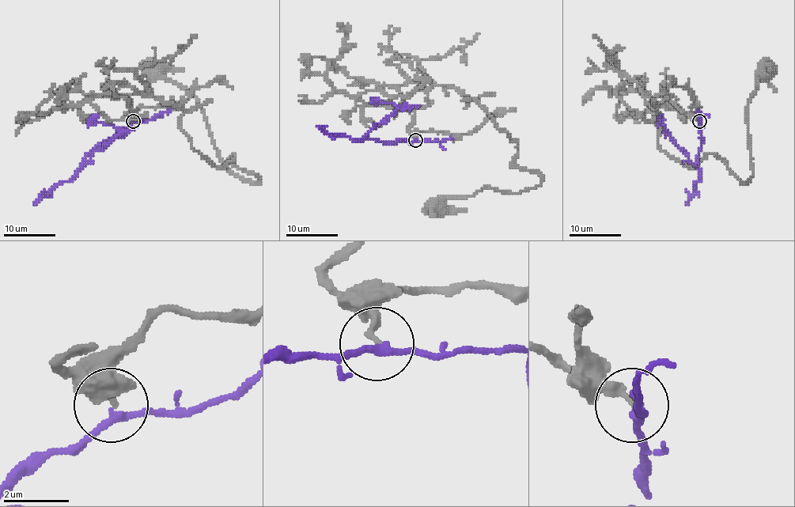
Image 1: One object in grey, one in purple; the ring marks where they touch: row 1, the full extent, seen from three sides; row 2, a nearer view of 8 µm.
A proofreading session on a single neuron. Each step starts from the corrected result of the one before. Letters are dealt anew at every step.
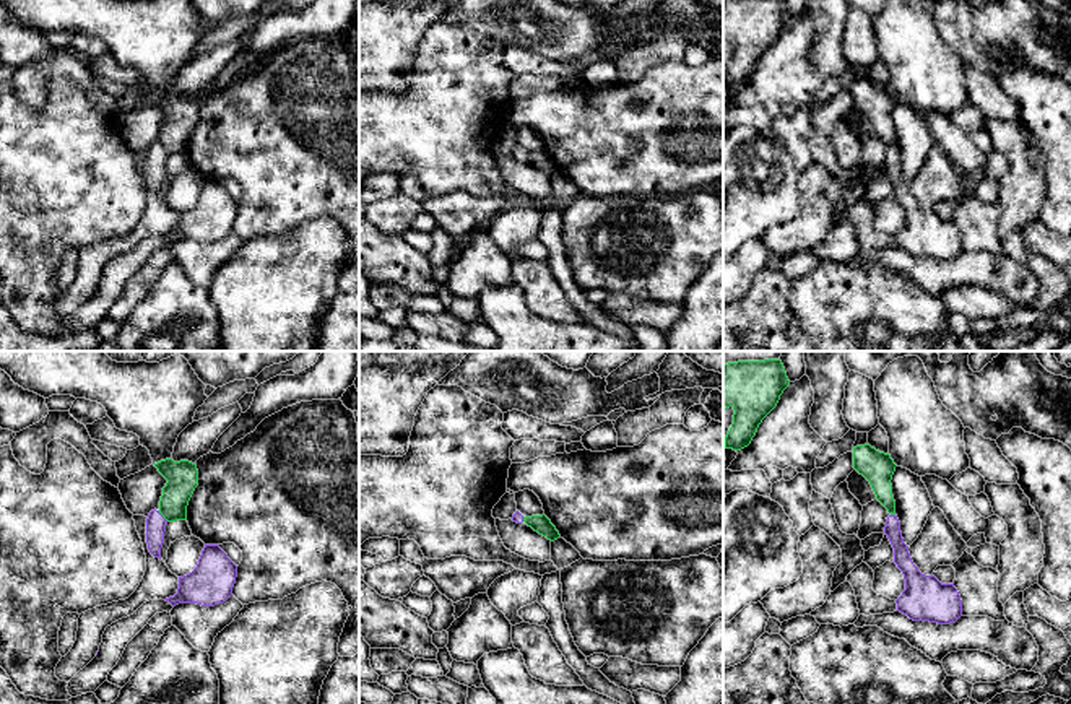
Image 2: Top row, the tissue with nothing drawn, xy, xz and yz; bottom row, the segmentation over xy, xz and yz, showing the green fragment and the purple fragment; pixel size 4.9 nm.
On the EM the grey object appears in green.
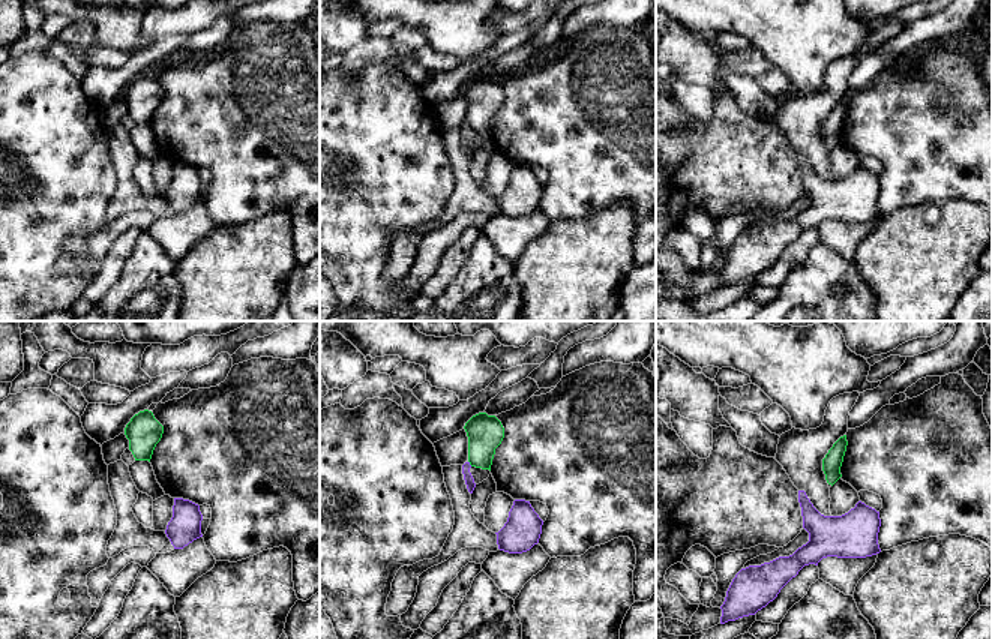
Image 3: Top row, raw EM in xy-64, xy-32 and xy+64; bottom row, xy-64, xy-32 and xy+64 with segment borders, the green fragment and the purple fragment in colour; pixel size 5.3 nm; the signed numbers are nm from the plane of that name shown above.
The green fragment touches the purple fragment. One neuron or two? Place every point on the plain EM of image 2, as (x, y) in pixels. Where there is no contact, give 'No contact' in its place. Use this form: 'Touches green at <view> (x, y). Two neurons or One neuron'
Touches green at xy (163, 152). Two neurons

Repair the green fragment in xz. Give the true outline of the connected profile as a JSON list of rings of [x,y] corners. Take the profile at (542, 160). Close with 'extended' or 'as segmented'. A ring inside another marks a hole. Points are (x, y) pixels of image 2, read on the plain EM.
[[[544,150],[543,151],[523,153],[523,158],[528,163],[531,163],[535,167],[546,172],[551,177],[554,177],[561,172],[559,167],[556,166],[556,163],[551,159],[551,156]]]; as segmented

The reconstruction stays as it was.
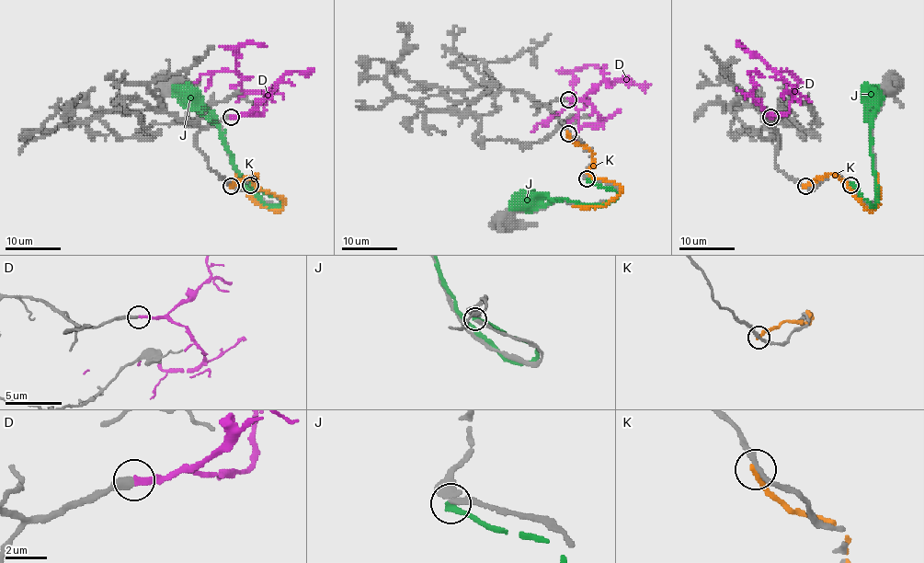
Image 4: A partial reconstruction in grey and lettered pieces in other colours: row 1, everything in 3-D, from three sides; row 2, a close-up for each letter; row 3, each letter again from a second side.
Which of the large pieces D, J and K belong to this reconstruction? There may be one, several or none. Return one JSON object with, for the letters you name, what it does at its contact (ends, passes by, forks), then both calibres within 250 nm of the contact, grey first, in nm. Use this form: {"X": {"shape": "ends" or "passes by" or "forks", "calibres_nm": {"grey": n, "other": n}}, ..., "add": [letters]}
{"D": {"shape": "ends", "calibres_nm": {"grey": 340, "other": 240}}, "add": ["D"]}

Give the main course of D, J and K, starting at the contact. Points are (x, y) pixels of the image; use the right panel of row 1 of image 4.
D: (770, 116), (784, 115), (788, 110), (791, 96), (796, 93), (759, 56), (744, 47)
J: (850, 184), (859, 195), (874, 203), (876, 181), (864, 98), (877, 86)
K: (805, 186), (823, 176), (834, 175), (844, 180), (861, 205), (870, 211), (877, 206), (880, 194), (877, 173)

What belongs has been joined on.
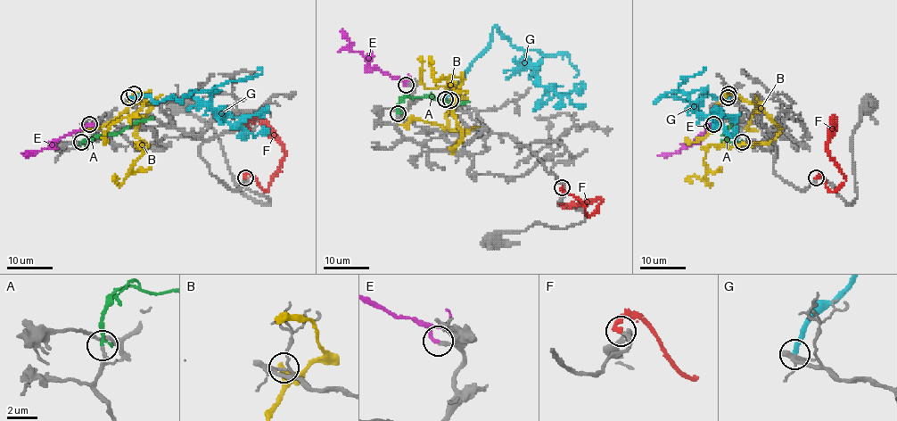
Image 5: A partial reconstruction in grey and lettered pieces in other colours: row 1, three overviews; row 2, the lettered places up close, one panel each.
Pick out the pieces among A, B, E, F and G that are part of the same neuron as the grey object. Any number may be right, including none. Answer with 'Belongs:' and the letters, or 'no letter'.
Belongs: A, E

